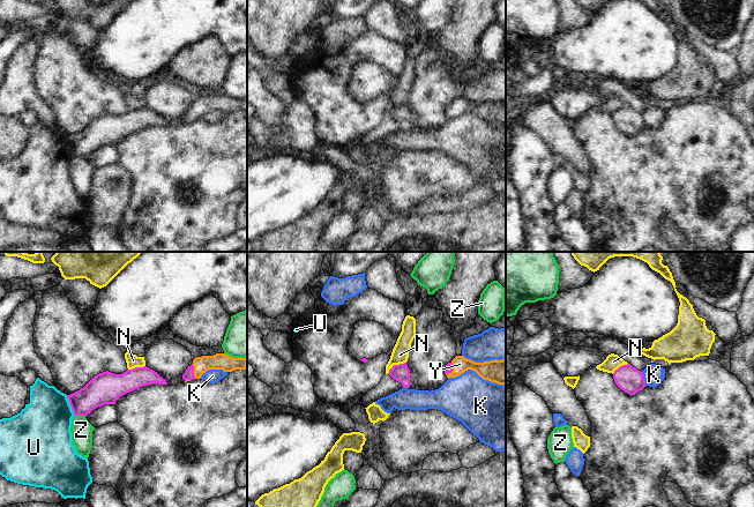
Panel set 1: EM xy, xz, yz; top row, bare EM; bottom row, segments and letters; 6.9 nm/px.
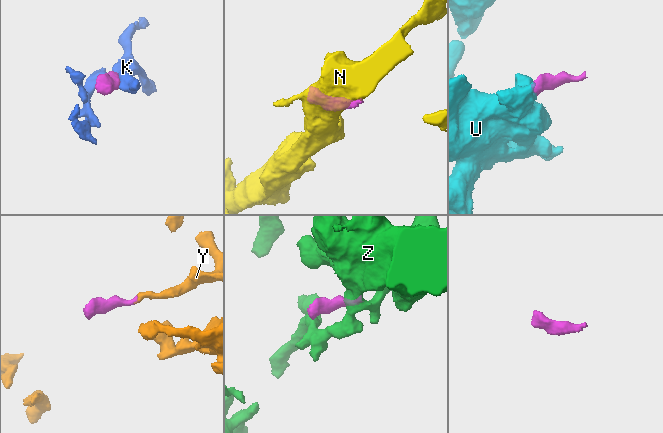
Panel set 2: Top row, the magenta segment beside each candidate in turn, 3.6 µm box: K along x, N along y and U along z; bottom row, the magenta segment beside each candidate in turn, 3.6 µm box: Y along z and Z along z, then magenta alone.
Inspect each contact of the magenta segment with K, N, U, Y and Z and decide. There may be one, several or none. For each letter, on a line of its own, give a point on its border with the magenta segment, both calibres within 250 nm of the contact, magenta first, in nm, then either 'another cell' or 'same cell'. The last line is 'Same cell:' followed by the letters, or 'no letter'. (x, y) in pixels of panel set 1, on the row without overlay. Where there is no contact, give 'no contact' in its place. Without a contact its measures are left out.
K: yz (643, 120) | 180/150 nm | another cell
N: xz (395, 106) | 120/120 nm | another cell
U: xy (69, 144) | 220/380 nm | another cell
Y: xy (193, 112) | 70/110 nm | same cell
Z: xy (80, 156) | 220/150 nm | another cell
Same cell: Y

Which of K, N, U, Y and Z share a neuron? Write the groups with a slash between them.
K / N / U / Y / Z

